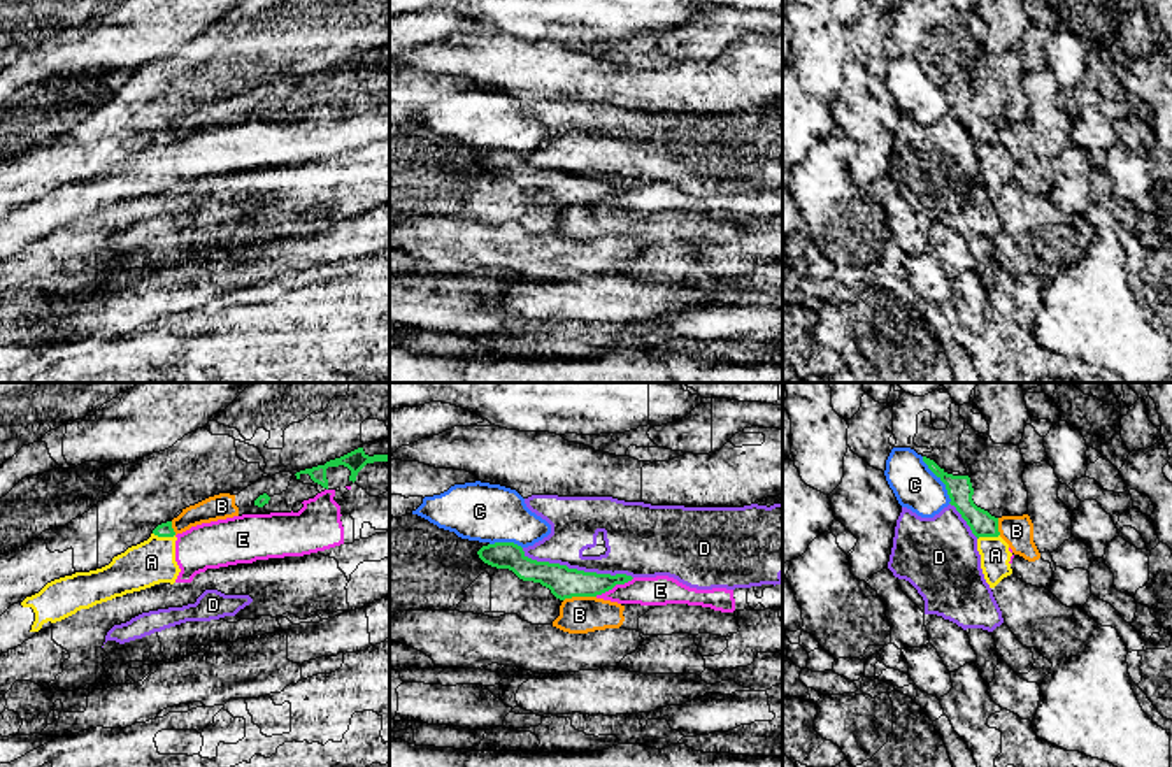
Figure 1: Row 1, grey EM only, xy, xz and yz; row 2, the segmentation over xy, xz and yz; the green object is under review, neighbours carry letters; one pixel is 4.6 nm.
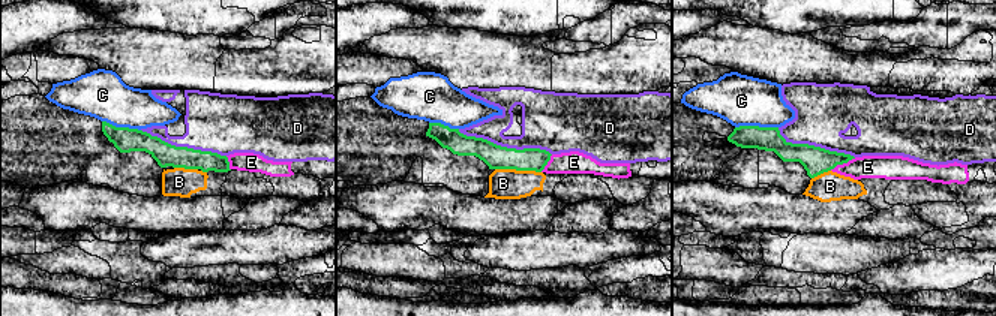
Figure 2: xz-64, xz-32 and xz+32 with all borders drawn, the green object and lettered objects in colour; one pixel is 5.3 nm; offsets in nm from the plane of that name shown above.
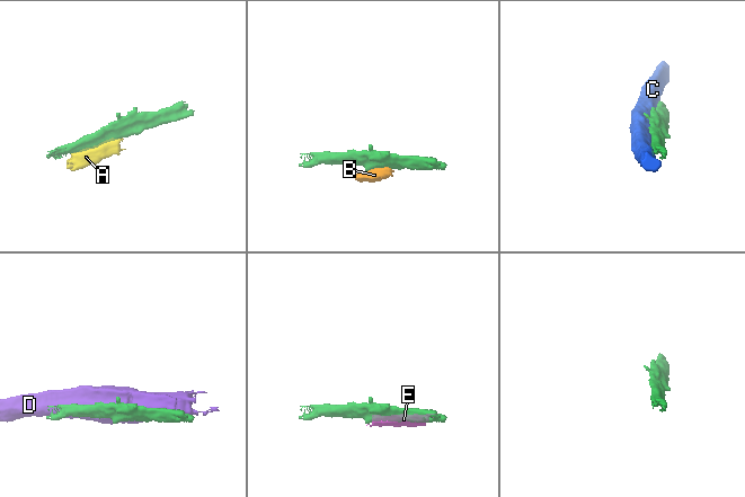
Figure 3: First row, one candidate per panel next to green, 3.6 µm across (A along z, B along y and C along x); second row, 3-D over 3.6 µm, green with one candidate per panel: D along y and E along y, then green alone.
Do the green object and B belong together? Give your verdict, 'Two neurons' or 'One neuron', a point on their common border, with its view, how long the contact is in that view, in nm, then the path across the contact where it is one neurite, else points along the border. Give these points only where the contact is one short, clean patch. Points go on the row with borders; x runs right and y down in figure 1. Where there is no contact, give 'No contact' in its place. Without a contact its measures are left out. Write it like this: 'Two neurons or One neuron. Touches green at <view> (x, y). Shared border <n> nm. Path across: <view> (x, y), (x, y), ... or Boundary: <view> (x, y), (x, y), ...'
Two neurons. Touches green at xz (579, 595). Shared border 150 nm. Boundary: xz (595, 595), (572, 595), (564, 601)

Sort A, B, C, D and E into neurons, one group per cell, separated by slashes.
A E / B / C / D

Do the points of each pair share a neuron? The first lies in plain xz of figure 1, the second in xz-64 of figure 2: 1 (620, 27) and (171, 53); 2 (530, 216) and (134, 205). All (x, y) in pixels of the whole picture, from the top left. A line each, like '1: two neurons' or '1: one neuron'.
1: two neurons
2: two neurons

